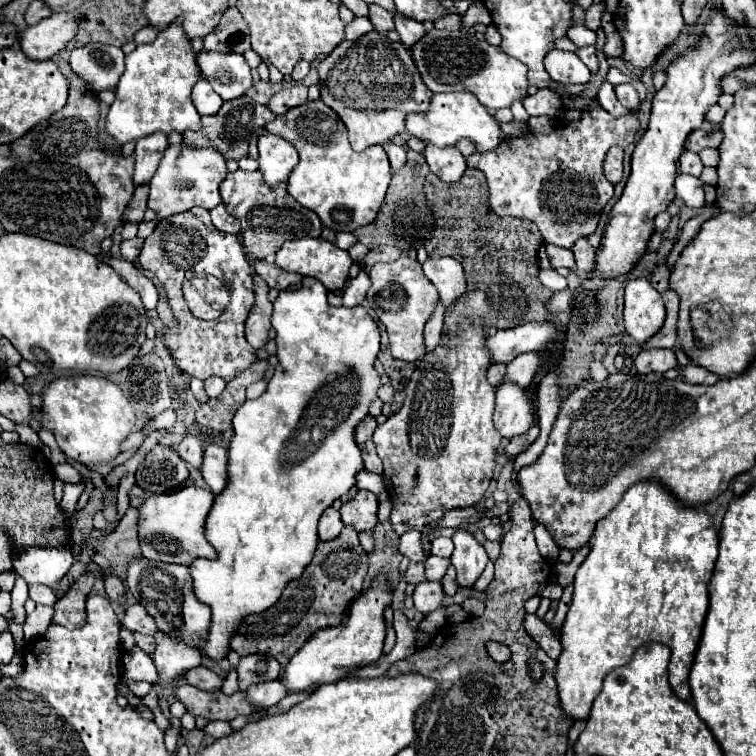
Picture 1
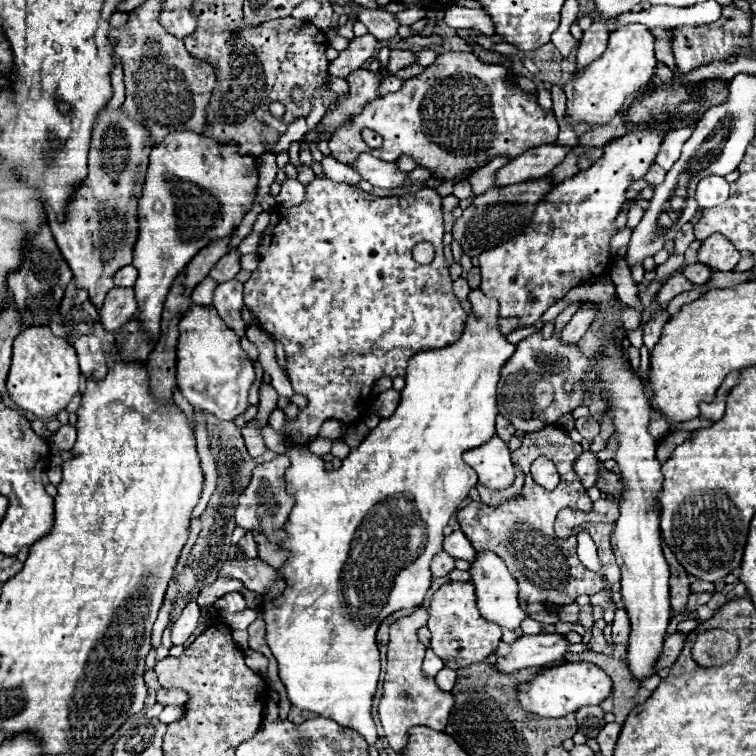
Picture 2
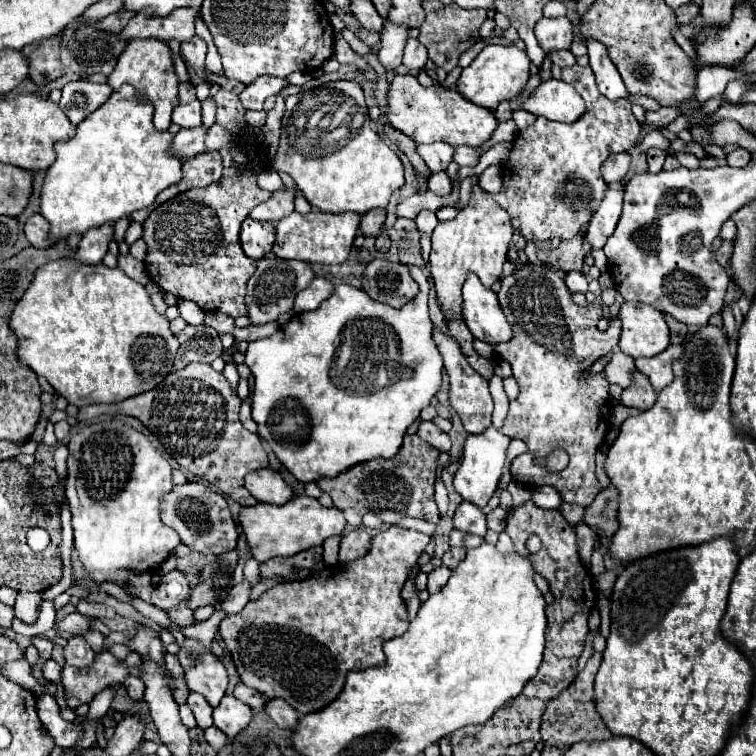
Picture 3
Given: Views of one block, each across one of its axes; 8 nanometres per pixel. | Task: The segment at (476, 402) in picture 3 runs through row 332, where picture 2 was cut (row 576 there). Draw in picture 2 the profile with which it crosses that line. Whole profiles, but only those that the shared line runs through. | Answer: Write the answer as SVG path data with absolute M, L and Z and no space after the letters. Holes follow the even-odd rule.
M440 552L440 554L434 556L434 560L432 560L432 574L434 574L434 578L448 576L452 570L454 570L454 558L450 554Z

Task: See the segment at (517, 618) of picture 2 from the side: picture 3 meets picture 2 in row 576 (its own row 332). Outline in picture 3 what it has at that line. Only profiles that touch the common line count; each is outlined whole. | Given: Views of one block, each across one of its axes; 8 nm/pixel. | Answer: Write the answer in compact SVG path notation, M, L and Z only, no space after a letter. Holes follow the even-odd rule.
M472 274L464 282L462 296L464 296L462 304L464 322L476 340L496 346L512 338L512 326L508 324L504 312L500 310L496 294L492 290L484 290L484 286Z

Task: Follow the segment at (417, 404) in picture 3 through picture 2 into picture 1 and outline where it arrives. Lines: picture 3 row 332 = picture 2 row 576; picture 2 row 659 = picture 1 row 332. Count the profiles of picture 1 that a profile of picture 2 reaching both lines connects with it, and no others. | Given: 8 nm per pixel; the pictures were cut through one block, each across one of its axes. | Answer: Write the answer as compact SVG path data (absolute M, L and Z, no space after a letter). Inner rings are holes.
M304 278L302 286L298 290L284 290L284 292L280 292L280 296L274 302L272 328L276 330L276 348L278 348L276 350L278 364L276 364L274 376L270 378L268 388L266 388L266 392L260 398L246 400L238 408L238 412L234 414L234 438L232 438L230 448L228 448L228 476L230 476L230 482L224 488L224 492L216 496L212 512L206 518L206 538L218 550L218 558L216 560L200 560L200 558L196 558L196 562L192 562L192 566L190 566L192 578L194 578L194 594L196 594L196 598L200 598L200 602L204 602L204 604L208 604L212 608L212 626L210 626L206 642L202 644L202 652L208 654L214 660L220 660L222 656L228 654L228 650L230 650L230 646L228 646L230 636L236 630L236 626L240 624L240 620L244 616L252 614L252 612L264 612L268 606L272 606L280 598L280 594L282 594L284 586L288 584L288 580L300 578L302 570L310 564L310 560L314 556L314 550L316 550L316 542L318 542L318 520L320 520L320 514L336 498L348 494L350 488L356 484L354 476L360 470L364 470L362 454L360 454L360 448L358 448L358 444L354 440L354 432L356 432L358 422L362 422L370 414L368 408L370 408L372 400L378 398L378 388L382 386L380 374L374 368L374 362L376 362L378 350L380 350L380 330L378 330L374 318L366 312L364 306L354 306L354 308L346 308L346 306L334 308L334 306L330 306L328 300L326 300L326 288L324 288L322 282L318 282L314 278ZM300 422L304 426L308 426L310 436L292 436L294 432L298 432L298 424Z

